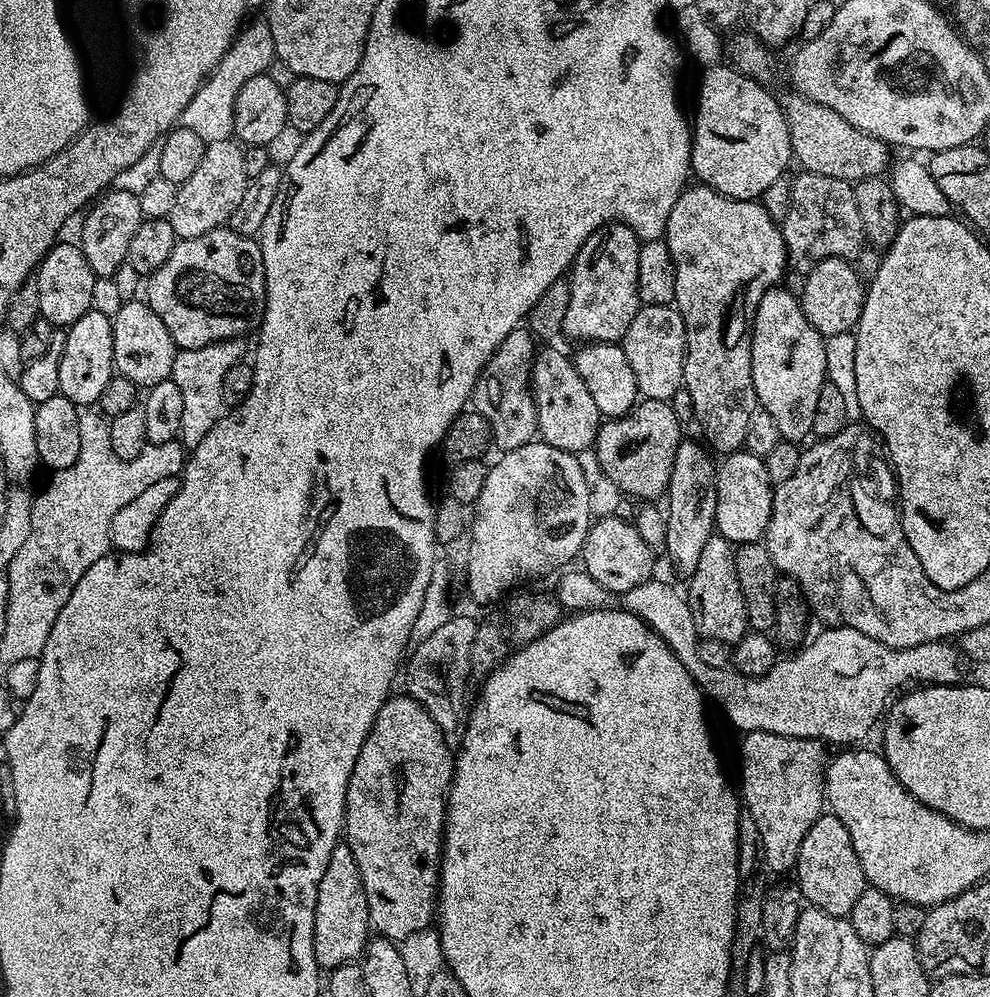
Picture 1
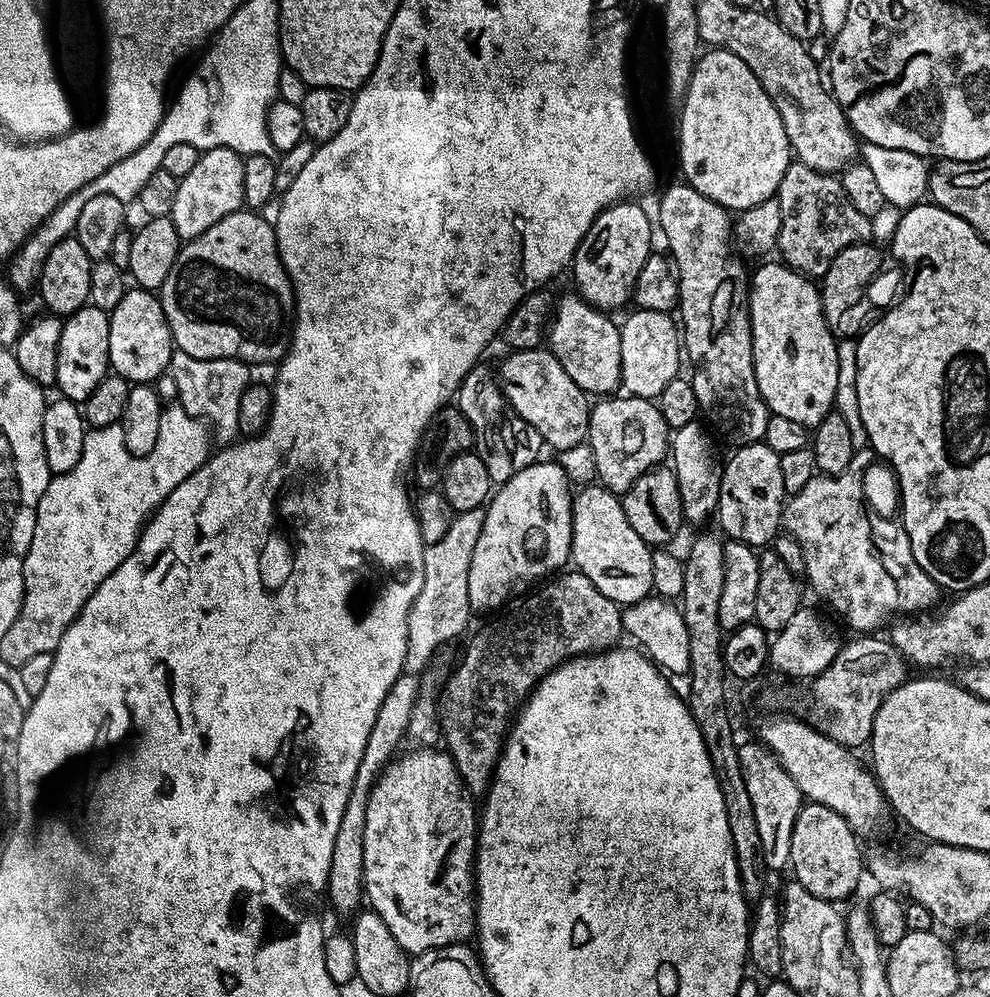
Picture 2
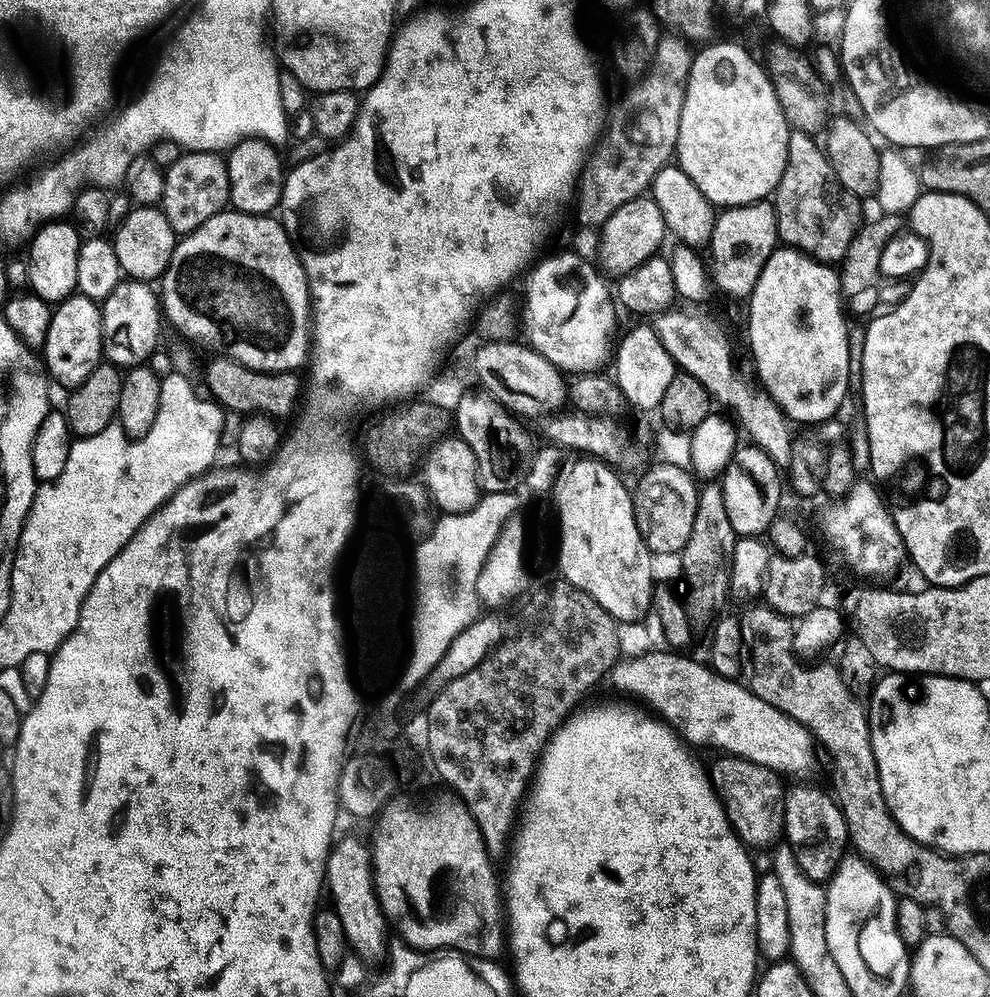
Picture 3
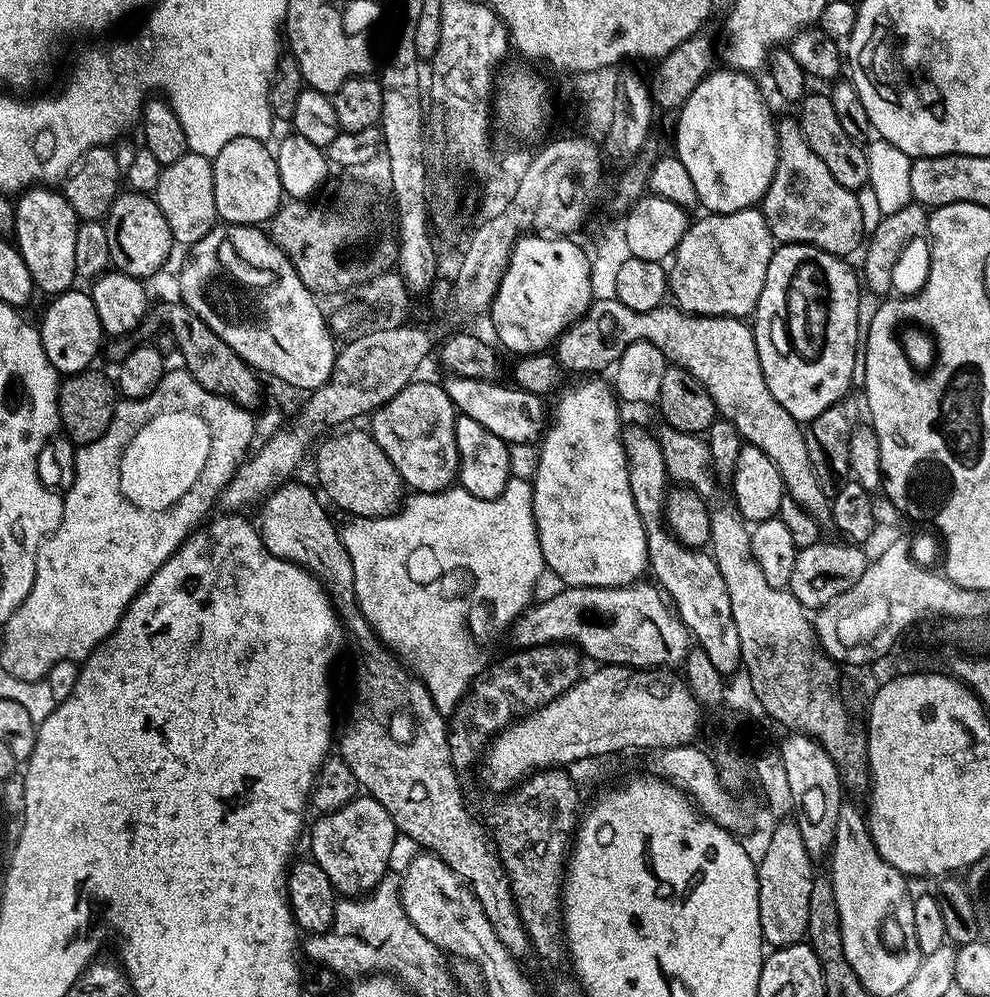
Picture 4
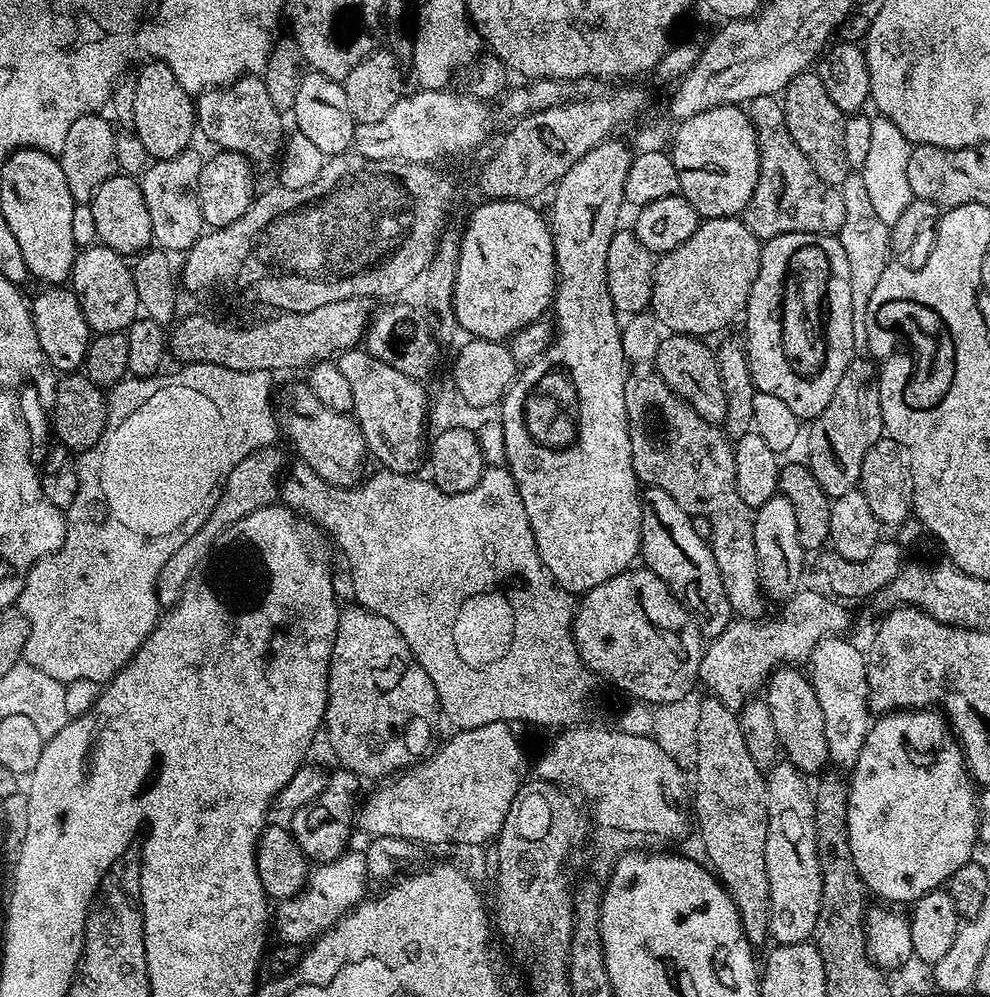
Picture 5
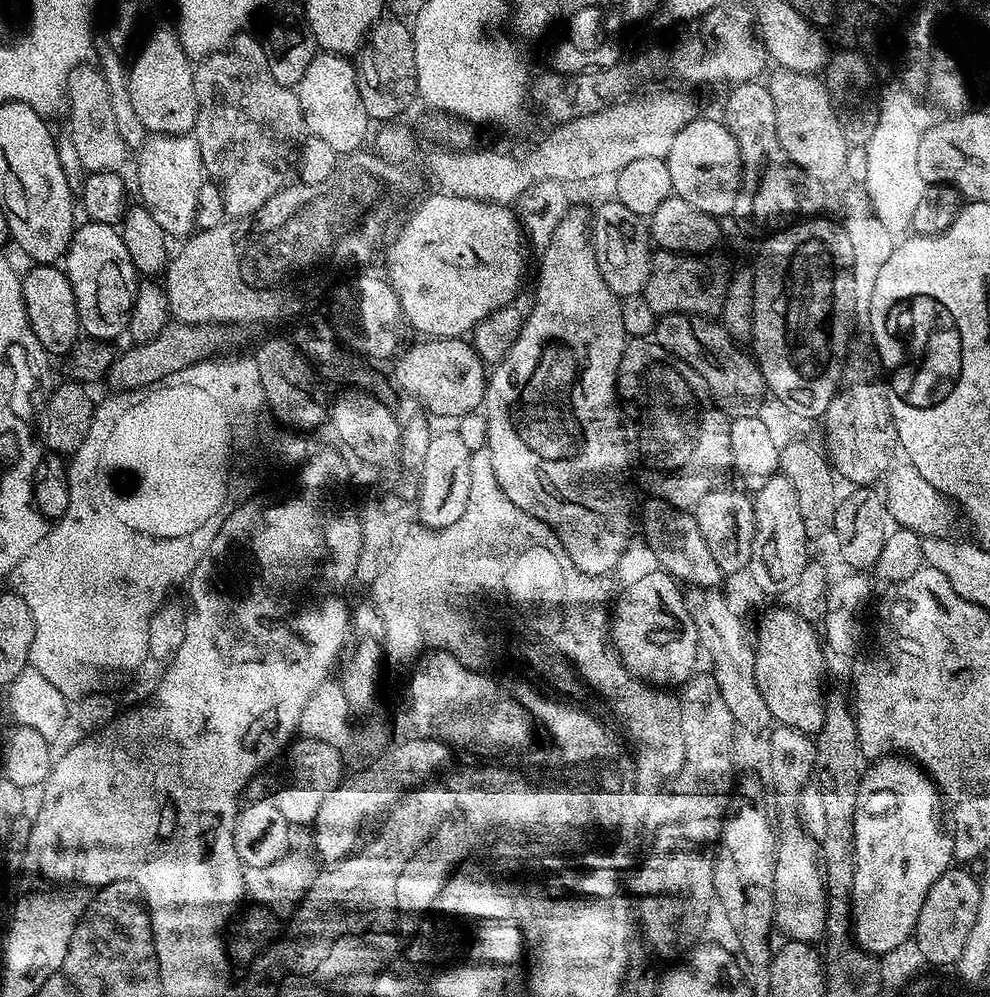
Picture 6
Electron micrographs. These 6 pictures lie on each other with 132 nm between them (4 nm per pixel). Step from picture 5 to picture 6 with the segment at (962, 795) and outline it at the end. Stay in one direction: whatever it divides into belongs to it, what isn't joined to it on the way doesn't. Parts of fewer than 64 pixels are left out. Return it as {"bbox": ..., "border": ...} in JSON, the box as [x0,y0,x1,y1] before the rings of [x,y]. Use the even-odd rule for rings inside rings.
{"bbox":[852,754,953,954],"border":[[[889,754],[881,756],[879,760],[871,761],[863,769],[858,786],[858,806],[854,810],[854,886],[856,890],[856,906],[852,909],[852,930],[854,943],[857,948],[869,954],[883,954],[894,950],[907,940],[913,939],[916,923],[918,922],[918,910],[922,910],[922,902],[926,902],[926,894],[930,886],[937,884],[939,880],[953,867],[953,833],[946,823],[946,808],[942,793],[929,777],[927,772],[916,763],[915,760],[903,754]]]}

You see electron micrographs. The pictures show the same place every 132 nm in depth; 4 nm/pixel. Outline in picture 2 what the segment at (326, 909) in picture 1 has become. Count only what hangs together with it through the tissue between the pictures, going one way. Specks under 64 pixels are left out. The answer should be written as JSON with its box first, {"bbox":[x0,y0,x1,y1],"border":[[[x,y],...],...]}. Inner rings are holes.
{"bbox":[326,674,422,914],"border":[[[402,674],[396,679],[394,686],[390,686],[386,698],[382,698],[382,706],[378,706],[378,718],[374,718],[370,738],[366,738],[366,750],[362,754],[362,762],[358,762],[358,774],[354,774],[350,798],[346,798],[346,810],[342,810],[342,822],[338,822],[338,835],[334,838],[334,854],[330,858],[326,896],[327,899],[332,899],[333,906],[340,912],[352,914],[361,907],[364,886],[362,850],[366,838],[366,806],[372,788],[380,779],[380,774],[389,761],[397,755],[396,747],[403,742],[404,735],[412,724],[412,711],[415,710],[416,699],[420,696],[420,682],[422,682],[420,676],[407,674]]]}

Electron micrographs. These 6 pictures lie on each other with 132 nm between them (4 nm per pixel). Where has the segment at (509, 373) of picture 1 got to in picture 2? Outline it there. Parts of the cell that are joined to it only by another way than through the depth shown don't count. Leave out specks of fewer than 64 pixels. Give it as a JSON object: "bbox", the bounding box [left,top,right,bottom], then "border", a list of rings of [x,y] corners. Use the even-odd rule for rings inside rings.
{"bbox":[454,363,542,486],"border":[[[479,363],[470,370],[470,374],[466,374],[454,400],[470,422],[474,448],[486,466],[486,474],[490,474],[493,485],[499,486],[514,474],[518,474],[518,470],[541,459],[542,441],[538,430],[534,430],[530,422],[523,420],[513,408],[508,407],[504,392],[500,389],[499,379],[494,375],[493,369],[491,372],[486,364]]]}

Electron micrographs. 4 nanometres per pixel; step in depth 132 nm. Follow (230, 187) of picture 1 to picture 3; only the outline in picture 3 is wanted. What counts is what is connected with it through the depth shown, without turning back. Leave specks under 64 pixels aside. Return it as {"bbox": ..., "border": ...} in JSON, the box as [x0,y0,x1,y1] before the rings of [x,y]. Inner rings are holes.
{"bbox":[158,151,228,234],"border":[[[185,151],[164,173],[164,189],[158,207],[166,214],[166,222],[178,234],[198,230],[206,218],[225,211],[228,202],[228,165],[218,152]]]}

